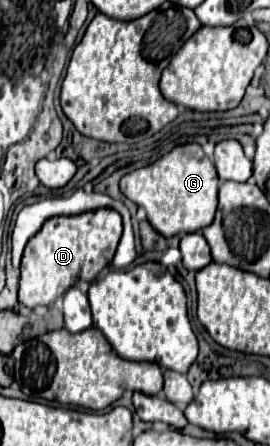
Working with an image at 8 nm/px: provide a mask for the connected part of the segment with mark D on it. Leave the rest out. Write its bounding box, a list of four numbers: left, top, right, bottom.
[19,210,121,308]

